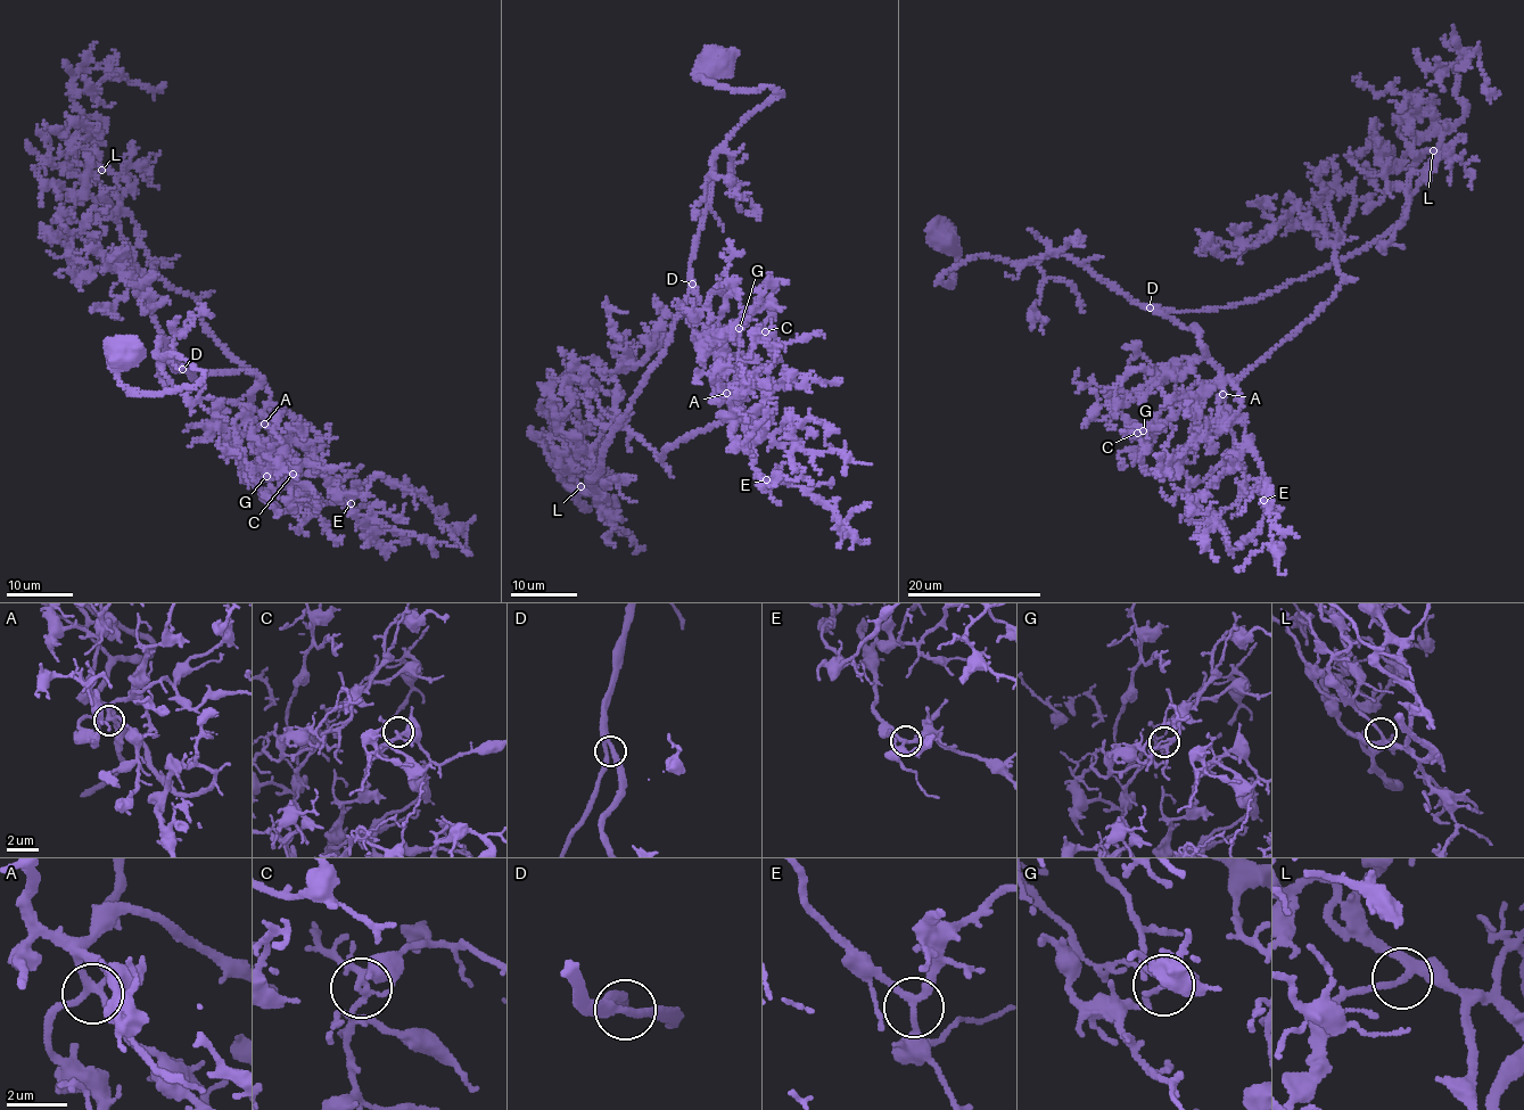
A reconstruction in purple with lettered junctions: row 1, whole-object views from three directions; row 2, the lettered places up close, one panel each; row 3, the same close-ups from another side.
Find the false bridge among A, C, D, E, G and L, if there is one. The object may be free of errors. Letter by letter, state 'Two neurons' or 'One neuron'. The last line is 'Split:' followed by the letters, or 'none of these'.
A: One neuron
C: One neuron
D: One neuron
E: One neuron
G: One neuron
L: One neuron
Split: none of these

